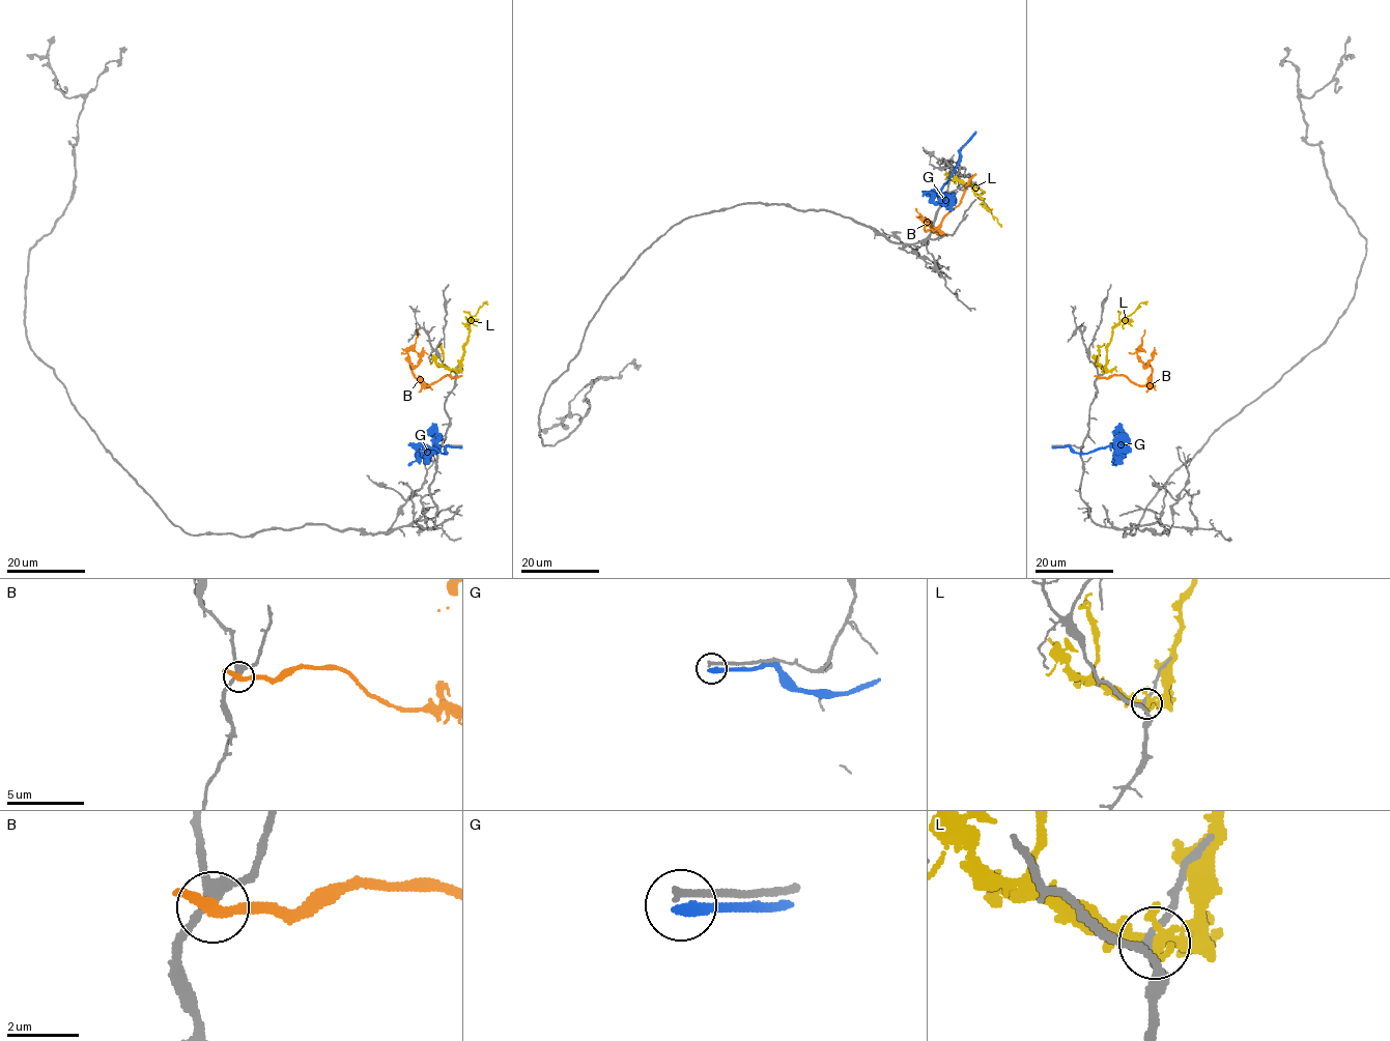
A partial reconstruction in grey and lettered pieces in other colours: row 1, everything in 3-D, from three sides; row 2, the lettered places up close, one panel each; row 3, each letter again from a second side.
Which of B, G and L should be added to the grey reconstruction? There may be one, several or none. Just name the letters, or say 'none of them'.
none of them

